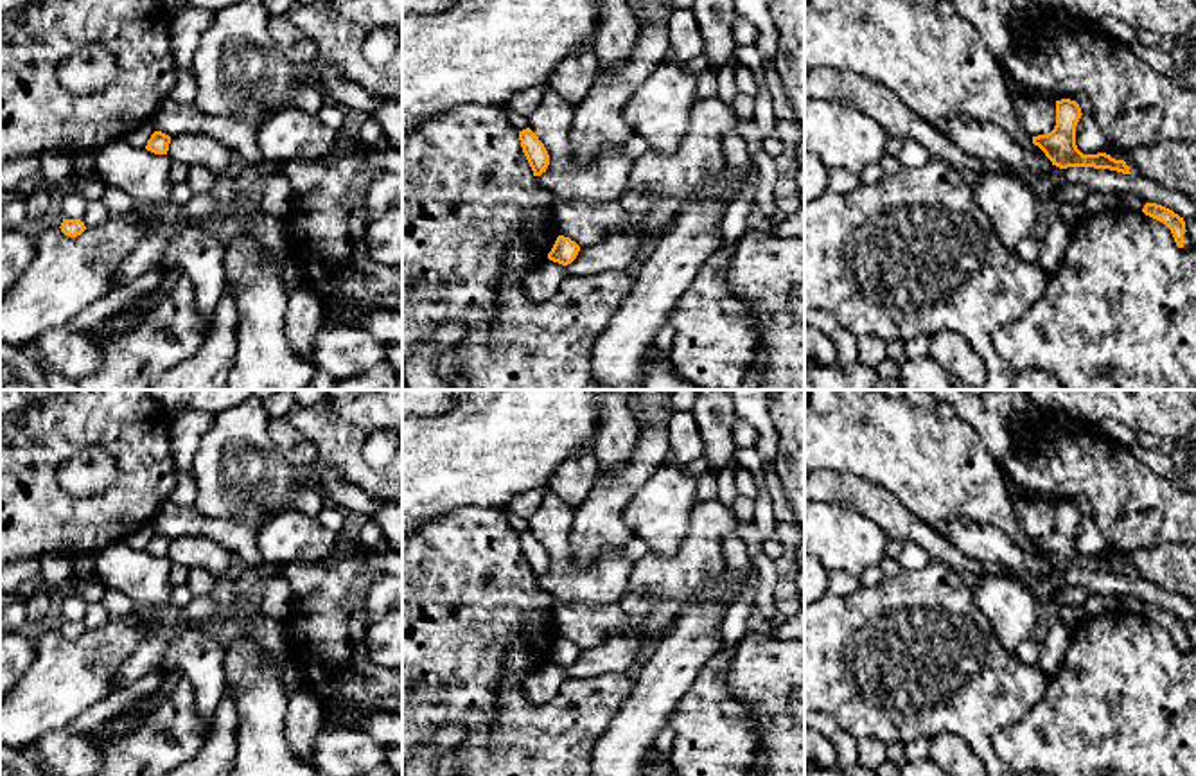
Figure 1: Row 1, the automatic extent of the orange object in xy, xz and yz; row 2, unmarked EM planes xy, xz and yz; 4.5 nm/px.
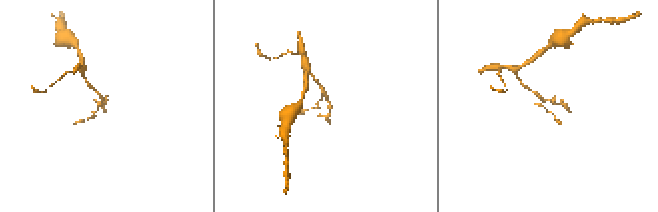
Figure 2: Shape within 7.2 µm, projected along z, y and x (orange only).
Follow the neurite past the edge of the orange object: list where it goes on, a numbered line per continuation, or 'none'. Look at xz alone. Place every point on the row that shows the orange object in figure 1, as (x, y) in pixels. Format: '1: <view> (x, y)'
none

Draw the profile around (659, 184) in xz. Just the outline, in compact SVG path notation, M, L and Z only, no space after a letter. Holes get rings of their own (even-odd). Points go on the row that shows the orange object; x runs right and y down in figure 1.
M720 97L695 102L690 128L675 151L648 149L634 160L618 199L632 225L580 248L576 259L567 264L569 277L625 271L646 242L657 242L663 228L691 194L724 169L722 138L734 128L736 115Z

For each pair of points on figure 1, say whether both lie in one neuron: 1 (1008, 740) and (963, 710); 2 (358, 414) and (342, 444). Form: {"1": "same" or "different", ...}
{"1": "different", "2": "same"}

